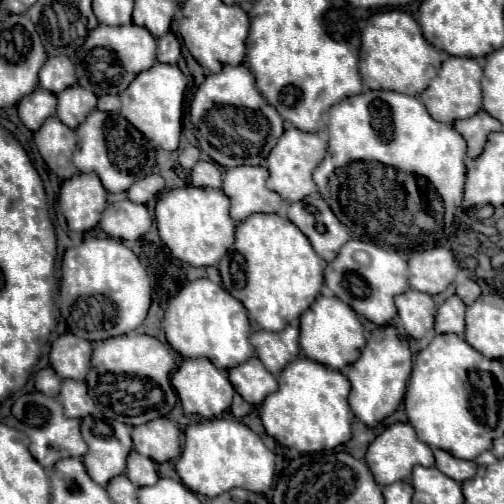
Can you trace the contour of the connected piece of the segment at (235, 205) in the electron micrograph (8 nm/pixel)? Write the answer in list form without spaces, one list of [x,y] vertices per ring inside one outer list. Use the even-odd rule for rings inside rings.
[[[241,166],[229,168],[223,176],[223,192],[231,202],[231,218],[241,222],[255,212],[277,212],[281,196],[267,190],[265,180],[269,178],[263,166]]]

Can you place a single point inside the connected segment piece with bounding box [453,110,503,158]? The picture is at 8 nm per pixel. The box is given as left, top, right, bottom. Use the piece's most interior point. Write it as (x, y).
(475, 130)

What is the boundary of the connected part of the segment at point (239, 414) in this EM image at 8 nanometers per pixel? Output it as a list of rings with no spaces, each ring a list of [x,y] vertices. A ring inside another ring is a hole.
[[[235,394],[235,398],[233,398],[233,406],[231,406],[231,412],[233,412],[233,416],[235,418],[243,418],[243,416],[247,416],[249,412],[251,412],[251,404],[247,404],[239,394]]]

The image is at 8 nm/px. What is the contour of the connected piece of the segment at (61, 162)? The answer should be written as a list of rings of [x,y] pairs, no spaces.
[[[51,116],[35,132],[35,144],[53,174],[63,180],[77,174],[71,162],[71,154],[75,150],[75,130],[67,128],[65,124],[61,124],[61,120]]]

